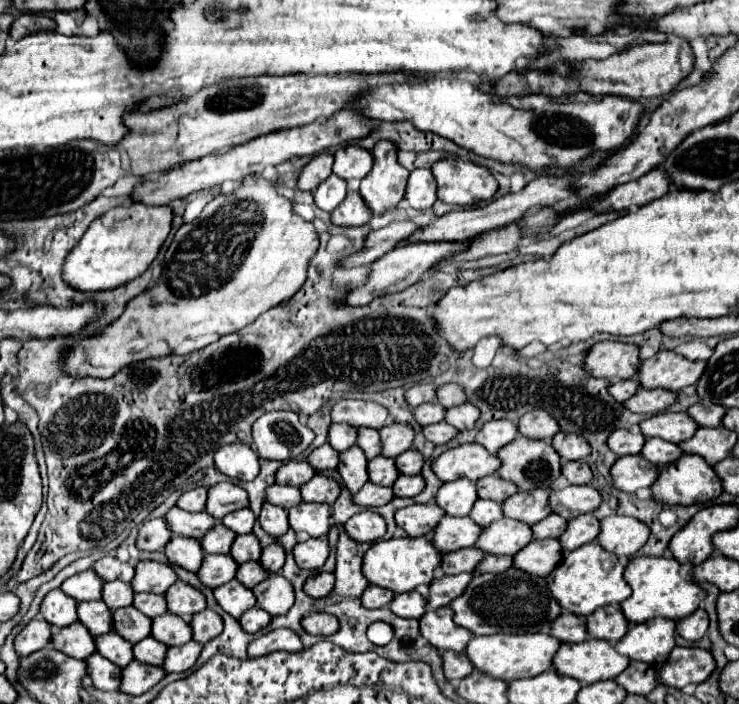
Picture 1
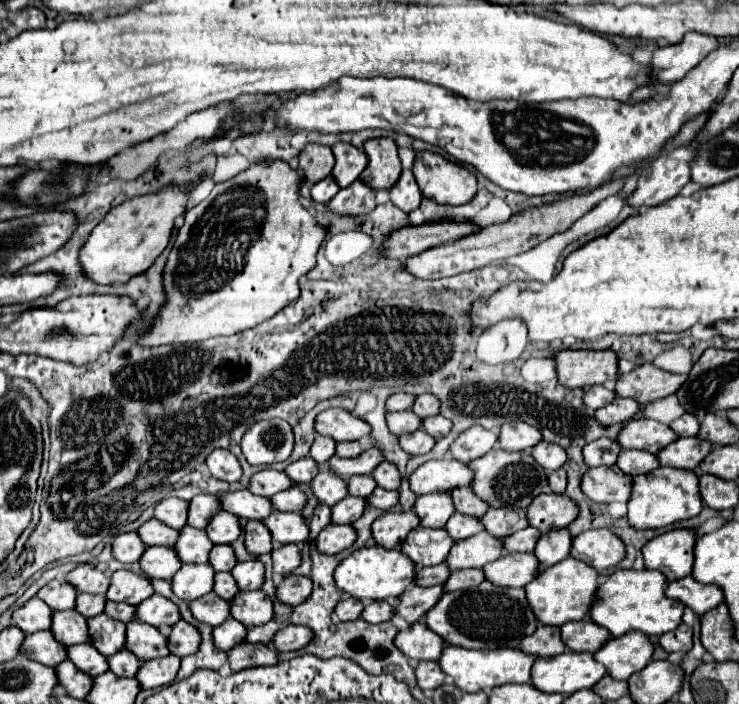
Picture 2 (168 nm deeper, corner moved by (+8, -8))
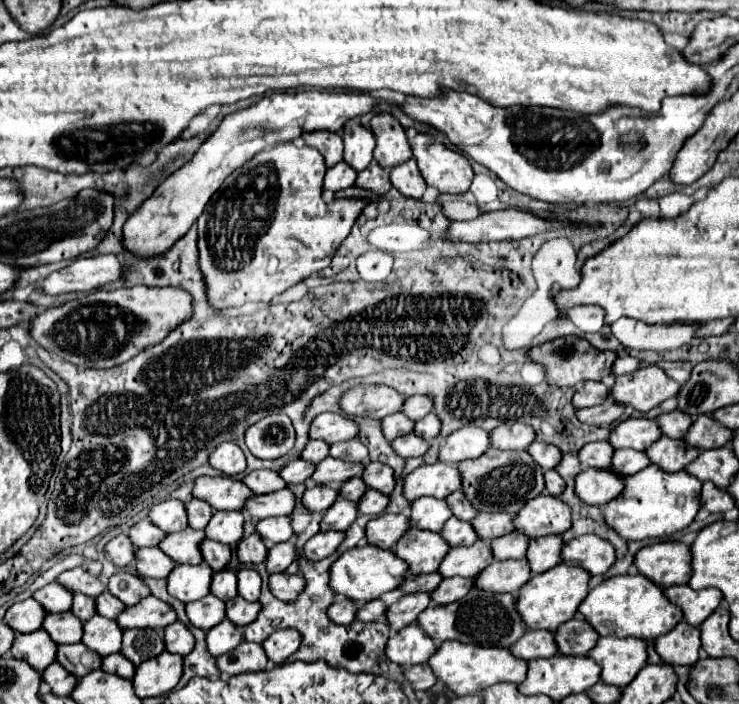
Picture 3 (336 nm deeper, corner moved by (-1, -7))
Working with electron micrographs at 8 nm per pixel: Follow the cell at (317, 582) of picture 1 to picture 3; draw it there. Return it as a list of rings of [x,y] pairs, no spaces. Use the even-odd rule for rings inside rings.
[[[274,573],[268,579],[268,589],[272,591],[274,597],[280,601],[292,601],[300,595],[304,589],[304,579],[300,575],[288,575],[288,573]]]

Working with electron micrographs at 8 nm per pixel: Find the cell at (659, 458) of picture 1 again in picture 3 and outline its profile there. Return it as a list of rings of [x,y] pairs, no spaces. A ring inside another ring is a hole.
[[[620,449],[620,451],[614,451],[610,469],[616,471],[616,475],[626,477],[626,475],[634,475],[634,473],[642,471],[648,465],[650,465],[650,459],[644,455],[644,451]]]

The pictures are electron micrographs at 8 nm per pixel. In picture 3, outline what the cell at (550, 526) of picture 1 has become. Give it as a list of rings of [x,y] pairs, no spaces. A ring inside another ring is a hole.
[[[516,531],[496,537],[490,541],[490,549],[496,561],[506,561],[506,559],[524,559],[526,549],[528,549],[528,537],[520,535]]]

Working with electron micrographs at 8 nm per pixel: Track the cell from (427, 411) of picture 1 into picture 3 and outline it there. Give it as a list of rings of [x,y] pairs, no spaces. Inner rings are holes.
[[[402,411],[392,413],[392,415],[388,415],[388,417],[382,419],[382,433],[384,433],[384,437],[388,441],[392,441],[392,439],[396,439],[400,435],[410,433],[412,427],[414,427],[414,421],[408,419]]]

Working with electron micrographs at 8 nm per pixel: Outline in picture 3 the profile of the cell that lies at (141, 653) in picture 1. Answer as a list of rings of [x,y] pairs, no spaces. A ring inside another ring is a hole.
[[[120,653],[106,655],[102,659],[102,667],[100,669],[106,671],[106,673],[110,671],[110,673],[114,673],[118,677],[124,677],[124,679],[132,679],[132,675],[134,675],[134,665],[124,655],[120,655]]]

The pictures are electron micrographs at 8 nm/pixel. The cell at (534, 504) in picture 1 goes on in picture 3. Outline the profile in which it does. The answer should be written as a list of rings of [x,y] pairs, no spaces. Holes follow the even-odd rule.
[[[478,513],[470,525],[474,527],[476,535],[484,541],[490,541],[494,537],[502,537],[514,531],[512,515],[506,513]]]

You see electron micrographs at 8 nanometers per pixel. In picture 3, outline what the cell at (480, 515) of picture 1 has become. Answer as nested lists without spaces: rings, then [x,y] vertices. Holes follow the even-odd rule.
[[[450,517],[450,519],[444,523],[440,535],[442,535],[442,539],[444,539],[450,547],[472,545],[472,543],[478,539],[478,535],[476,535],[476,531],[472,529],[472,525],[466,523],[466,521],[460,521],[460,519],[456,519],[456,517]]]

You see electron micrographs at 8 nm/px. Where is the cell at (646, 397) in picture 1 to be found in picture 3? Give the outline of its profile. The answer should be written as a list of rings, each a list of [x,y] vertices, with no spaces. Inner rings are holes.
[[[608,397],[604,399],[604,403],[596,407],[576,409],[576,417],[580,419],[580,423],[588,423],[588,425],[612,425],[622,415],[622,411],[624,407]]]

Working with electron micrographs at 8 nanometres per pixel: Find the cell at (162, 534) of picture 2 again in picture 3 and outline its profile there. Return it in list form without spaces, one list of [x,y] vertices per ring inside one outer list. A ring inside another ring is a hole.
[[[142,519],[130,527],[128,537],[134,547],[154,547],[164,539],[164,531],[154,527],[148,519]]]

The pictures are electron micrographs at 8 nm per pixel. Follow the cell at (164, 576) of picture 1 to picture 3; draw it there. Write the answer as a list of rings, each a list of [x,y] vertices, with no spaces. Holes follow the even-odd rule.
[[[116,573],[110,577],[108,583],[108,591],[118,597],[124,605],[136,605],[138,601],[142,601],[144,597],[150,595],[150,589],[142,583],[142,579],[138,575],[130,575],[130,573]]]

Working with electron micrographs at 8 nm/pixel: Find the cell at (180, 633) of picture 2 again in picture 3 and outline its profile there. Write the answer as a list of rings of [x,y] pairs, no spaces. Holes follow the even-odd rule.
[[[176,621],[168,627],[164,627],[164,645],[170,653],[188,655],[194,647],[194,637],[180,621]]]

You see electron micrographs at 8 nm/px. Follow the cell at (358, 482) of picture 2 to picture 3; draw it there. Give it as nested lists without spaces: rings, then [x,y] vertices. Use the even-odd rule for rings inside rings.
[[[352,477],[352,479],[348,479],[348,481],[340,487],[338,495],[344,497],[344,499],[348,499],[348,501],[354,501],[354,503],[356,503],[356,501],[364,495],[366,489],[368,489],[368,487],[364,485],[364,481],[362,481],[360,477]]]

